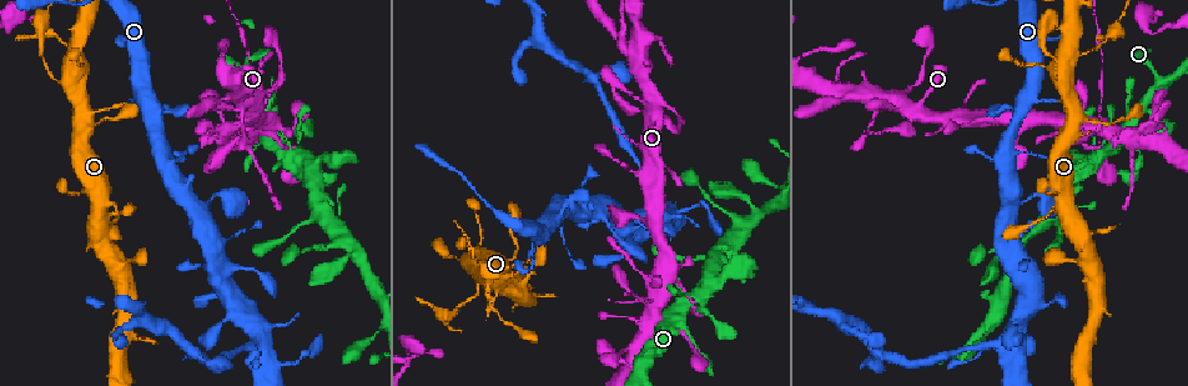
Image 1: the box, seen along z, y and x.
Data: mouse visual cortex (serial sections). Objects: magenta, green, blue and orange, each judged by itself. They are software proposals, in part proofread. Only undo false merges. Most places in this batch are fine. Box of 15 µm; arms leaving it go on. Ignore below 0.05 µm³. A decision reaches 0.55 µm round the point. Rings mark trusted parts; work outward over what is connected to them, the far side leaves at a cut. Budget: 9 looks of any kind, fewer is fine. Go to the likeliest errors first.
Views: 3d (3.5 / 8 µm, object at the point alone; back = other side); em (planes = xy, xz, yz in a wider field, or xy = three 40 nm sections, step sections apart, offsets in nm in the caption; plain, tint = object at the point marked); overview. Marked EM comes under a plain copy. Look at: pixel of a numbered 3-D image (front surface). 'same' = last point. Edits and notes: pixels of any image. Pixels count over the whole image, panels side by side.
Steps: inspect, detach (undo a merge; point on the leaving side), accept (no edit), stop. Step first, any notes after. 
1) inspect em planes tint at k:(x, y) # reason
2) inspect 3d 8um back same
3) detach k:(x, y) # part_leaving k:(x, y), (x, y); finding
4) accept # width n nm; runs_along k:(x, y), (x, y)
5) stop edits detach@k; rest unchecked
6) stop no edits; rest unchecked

inspect 3d 3.5um at 1:(77, 68) # calibre changes

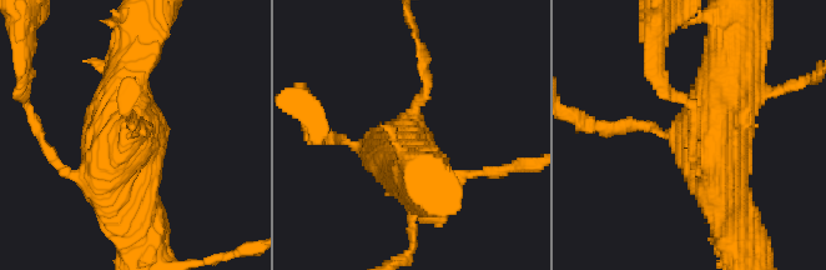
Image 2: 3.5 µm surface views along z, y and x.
inspect em xy step 5 tint at 2:(404, 136)

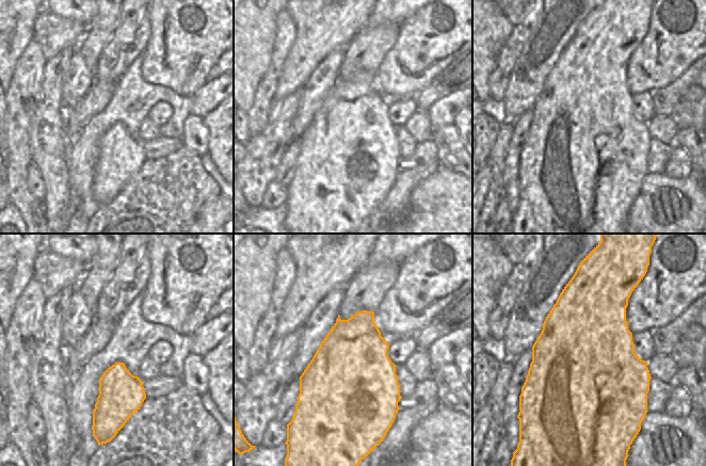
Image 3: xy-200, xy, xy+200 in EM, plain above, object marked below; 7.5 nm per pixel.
accept # runs_along 2:(134, 171), (126, 63), (142, 29); all the same cell

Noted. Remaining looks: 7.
inspect 3d 3.5um at 1:(273, 133) # calibre changes

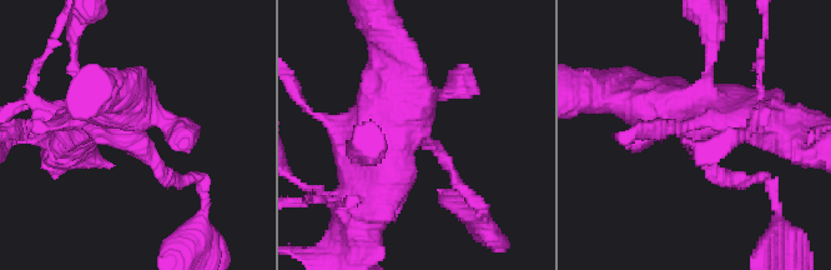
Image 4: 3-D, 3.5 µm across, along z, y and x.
inspect em xy step 2 tint at 4:(411, 132)

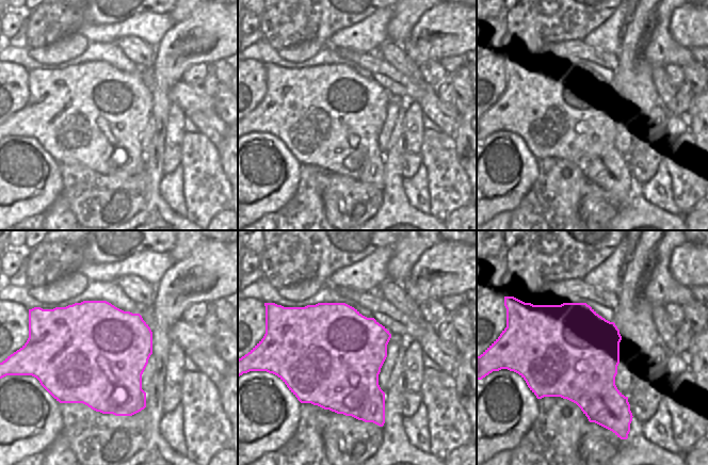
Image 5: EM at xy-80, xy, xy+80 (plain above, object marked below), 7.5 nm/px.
accept # runs_along 4:(394, 55), (398, 116), (359, 213); continuous, no second cell

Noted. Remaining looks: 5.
inspect 3d 8um at 1:(1107, 167)

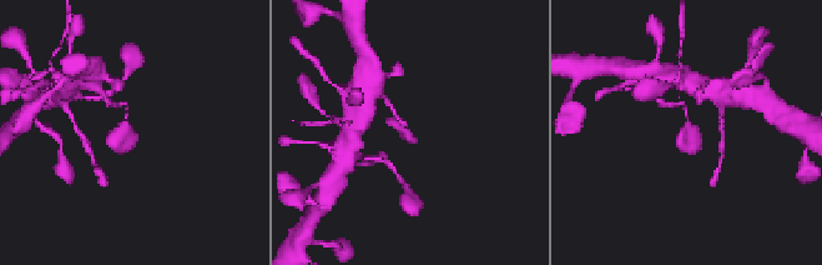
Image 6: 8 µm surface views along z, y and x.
inspect em xy step 5 tint at 6:(401, 128)

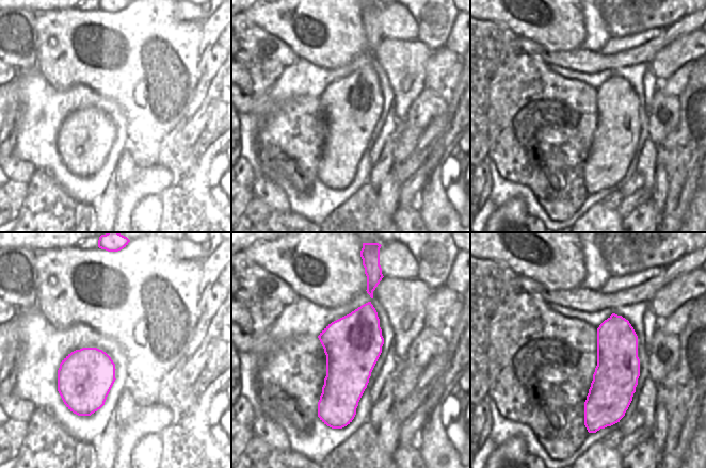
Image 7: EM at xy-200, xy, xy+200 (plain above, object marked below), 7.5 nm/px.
accept # runs_along 6:(676, 104), (687, 114), (681, 141), (687, 151); all the same cell

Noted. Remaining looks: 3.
inspect 3d 3.5um at 1:(625, 217) # a fork

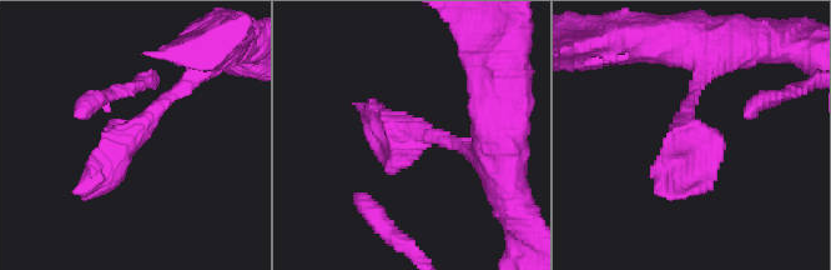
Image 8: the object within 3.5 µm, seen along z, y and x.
inspect em xy step 5 tint at 8:(135, 128) # shape alone is not enough

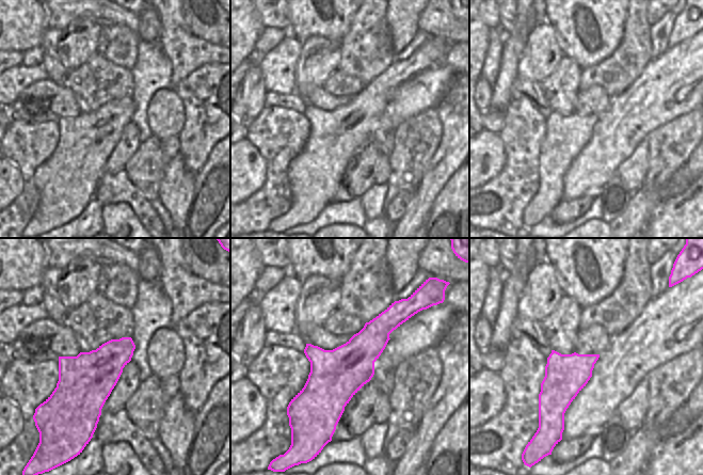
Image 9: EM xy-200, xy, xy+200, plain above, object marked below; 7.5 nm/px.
accept # runs_along 8:(199, 68), (149, 114), (84, 190); all the same cell

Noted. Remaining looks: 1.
stop no edits; rest unchecked

